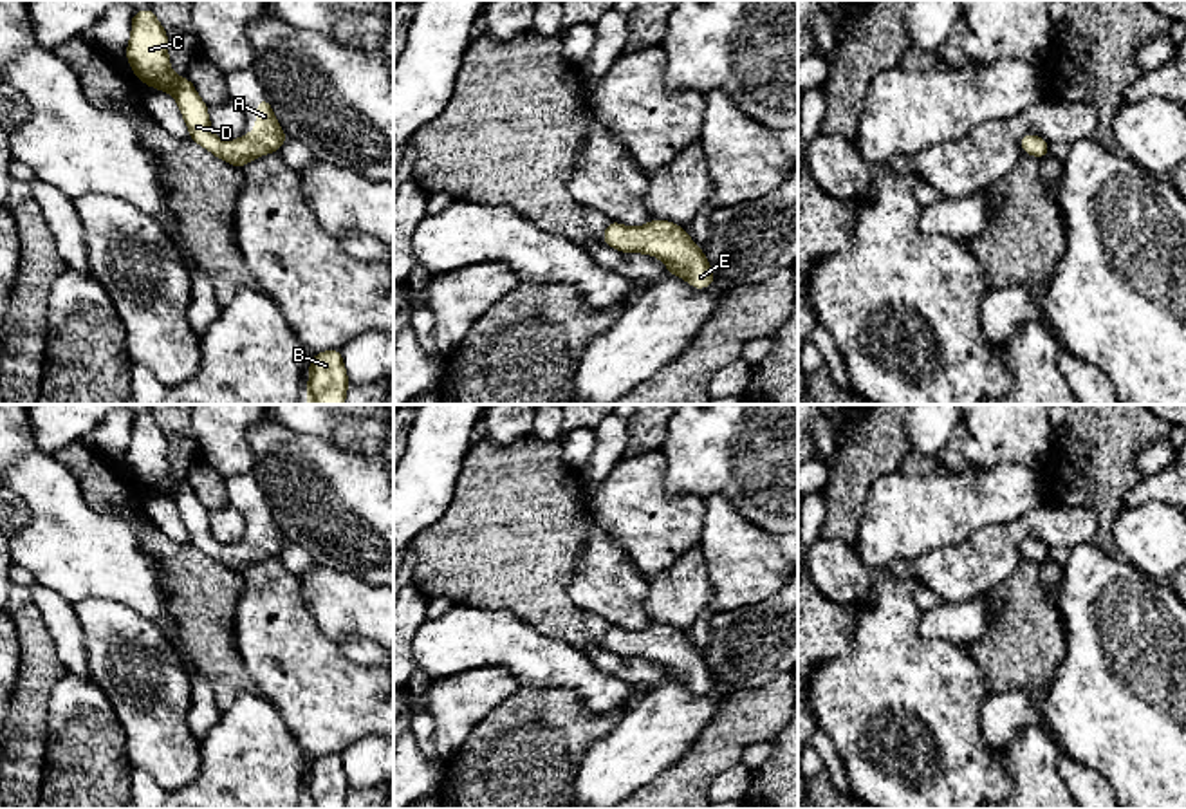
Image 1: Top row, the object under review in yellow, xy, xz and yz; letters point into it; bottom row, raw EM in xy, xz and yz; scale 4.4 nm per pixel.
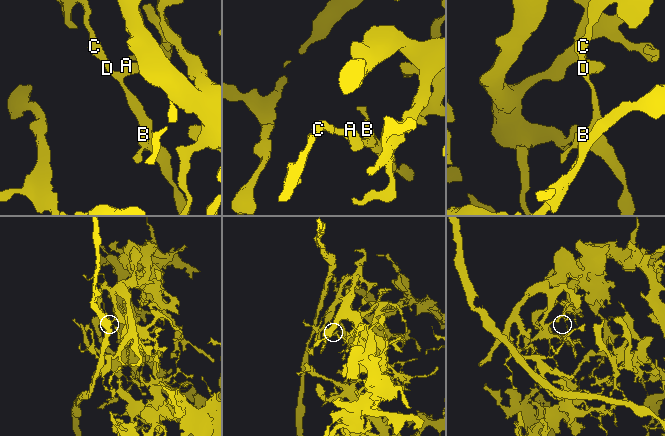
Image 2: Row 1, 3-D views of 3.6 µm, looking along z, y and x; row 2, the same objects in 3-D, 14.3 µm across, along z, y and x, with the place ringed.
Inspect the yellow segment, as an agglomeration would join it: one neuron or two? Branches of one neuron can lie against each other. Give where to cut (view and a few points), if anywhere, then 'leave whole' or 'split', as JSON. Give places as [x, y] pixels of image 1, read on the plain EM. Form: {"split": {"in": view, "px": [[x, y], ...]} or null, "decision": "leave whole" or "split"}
{"split": null, "decision": "leave whole"}

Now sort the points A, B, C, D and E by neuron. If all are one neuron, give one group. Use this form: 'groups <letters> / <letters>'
groups A B C D E

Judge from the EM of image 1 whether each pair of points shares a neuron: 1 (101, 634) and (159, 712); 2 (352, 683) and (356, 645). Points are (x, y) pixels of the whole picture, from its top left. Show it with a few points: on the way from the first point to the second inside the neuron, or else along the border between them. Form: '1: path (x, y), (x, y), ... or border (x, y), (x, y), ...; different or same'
1: path (121, 654), (143, 676), (148, 692); same
2: border (338, 643), (351, 660), (374, 665); different

